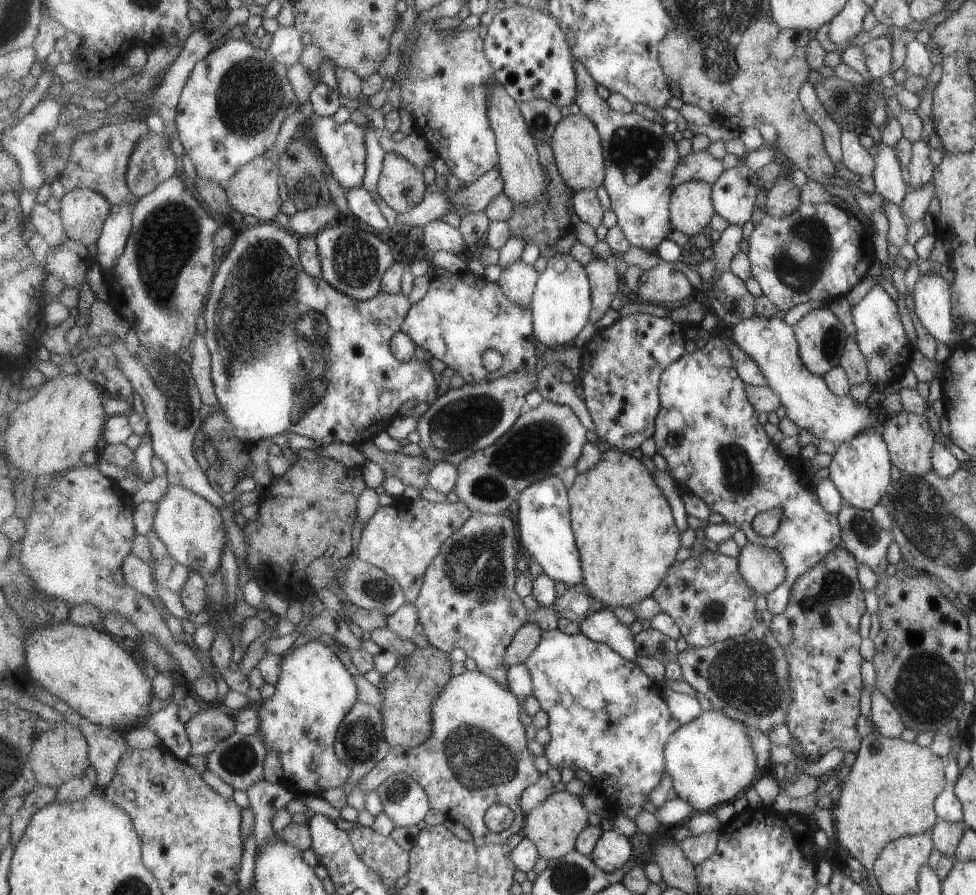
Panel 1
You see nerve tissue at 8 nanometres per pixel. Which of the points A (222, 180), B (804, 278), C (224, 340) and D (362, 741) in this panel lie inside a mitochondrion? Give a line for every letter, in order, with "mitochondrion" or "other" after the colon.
A: other
B: mitochondrion
C: mitochondrion
D: mitochondrion

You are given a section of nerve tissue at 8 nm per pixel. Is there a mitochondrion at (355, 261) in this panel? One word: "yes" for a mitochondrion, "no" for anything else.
yes

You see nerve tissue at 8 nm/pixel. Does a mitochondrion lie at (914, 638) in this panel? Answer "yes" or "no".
no

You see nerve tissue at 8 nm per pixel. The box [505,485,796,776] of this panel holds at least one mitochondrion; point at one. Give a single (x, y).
(746, 674)

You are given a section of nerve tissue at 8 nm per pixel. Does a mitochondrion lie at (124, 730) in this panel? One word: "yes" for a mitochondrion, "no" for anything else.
no

